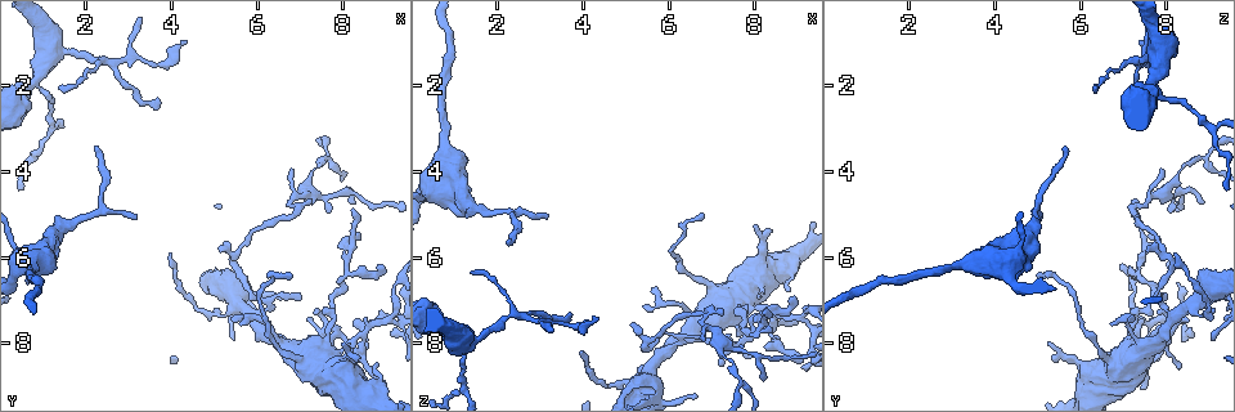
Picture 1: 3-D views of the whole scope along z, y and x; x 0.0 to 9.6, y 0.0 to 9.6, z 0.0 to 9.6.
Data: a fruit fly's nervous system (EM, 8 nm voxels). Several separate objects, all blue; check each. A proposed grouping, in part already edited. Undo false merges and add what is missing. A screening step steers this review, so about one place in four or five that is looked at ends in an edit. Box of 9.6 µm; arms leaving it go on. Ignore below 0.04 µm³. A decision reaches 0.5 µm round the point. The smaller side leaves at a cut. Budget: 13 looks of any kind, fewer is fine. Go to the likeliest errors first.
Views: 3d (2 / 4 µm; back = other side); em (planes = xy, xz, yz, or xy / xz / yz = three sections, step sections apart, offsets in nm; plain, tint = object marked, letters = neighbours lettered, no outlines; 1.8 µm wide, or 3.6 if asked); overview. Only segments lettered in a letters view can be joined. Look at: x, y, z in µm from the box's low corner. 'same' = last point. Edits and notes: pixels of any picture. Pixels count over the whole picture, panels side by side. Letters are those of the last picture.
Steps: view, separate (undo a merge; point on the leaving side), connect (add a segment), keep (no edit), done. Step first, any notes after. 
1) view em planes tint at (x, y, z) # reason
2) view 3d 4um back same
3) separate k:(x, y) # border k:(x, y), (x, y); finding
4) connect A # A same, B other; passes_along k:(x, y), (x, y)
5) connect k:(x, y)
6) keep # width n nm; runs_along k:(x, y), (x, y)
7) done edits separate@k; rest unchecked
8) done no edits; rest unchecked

view 3d 2um at (0.90, 0.90, 8.25) # free end

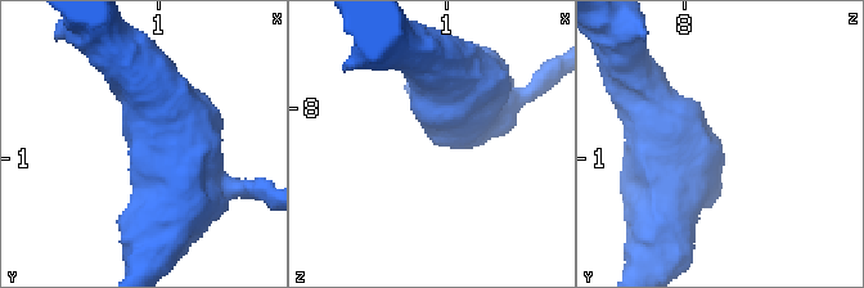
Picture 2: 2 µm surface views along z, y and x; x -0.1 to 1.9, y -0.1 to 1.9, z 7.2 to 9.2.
view em xy step 8 letters at (0.94, 0.88, 8.24) # now the EM

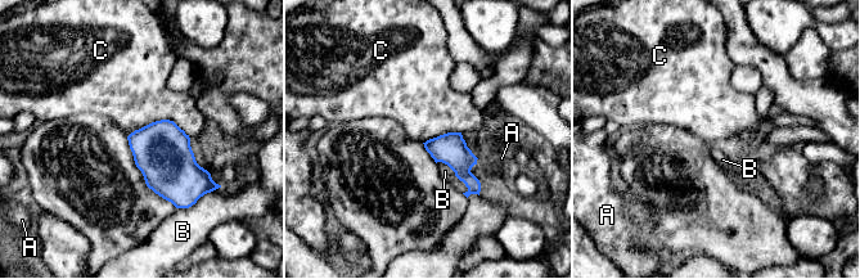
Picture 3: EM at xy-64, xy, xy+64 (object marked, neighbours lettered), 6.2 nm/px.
view em planes letters same

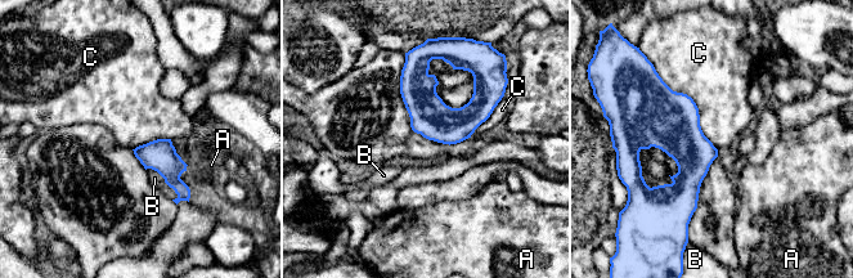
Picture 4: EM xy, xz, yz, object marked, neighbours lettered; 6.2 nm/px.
keep # A other, B other, C other; border 4:(658, 72), (692, 99), (718, 149); no lettered segment goes on from it

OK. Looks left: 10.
view em planes letters at (4.35, 0.95, 7.40) # tapers out

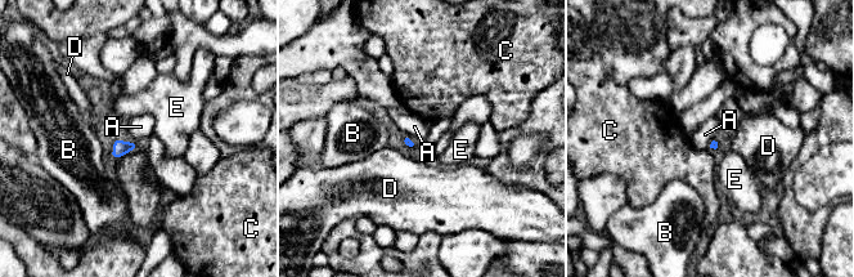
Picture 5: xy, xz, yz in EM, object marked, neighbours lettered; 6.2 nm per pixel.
keep # longest_contact C 100 nm; A other, B other, C other, D other, E other; border 5:(129, 142), (135, 144); none of them fits

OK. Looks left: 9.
view em yz step 8 letters at (0.80, 6.30, 4.80) # free end

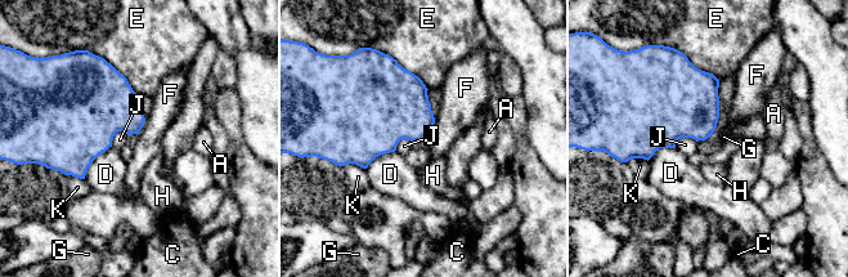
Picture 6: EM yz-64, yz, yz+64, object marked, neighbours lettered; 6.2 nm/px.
keep # longest_contact E 360 nm; A other, C other, D other, E other, F other, G other, H other, J other, K other; border 6:(435, 117), (429, 137); none of them fits

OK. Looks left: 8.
view em planes letters at (5.10, 5.85, 7.60) # free end

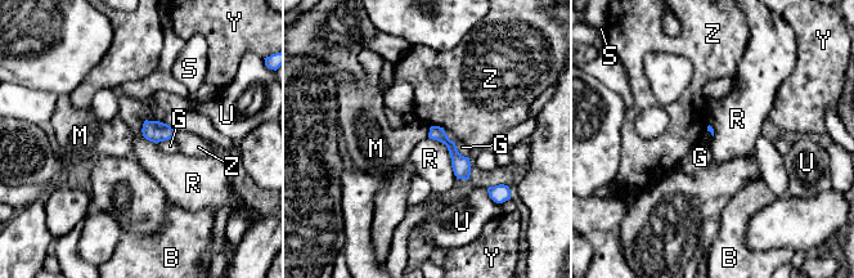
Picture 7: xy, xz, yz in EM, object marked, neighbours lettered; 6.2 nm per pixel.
keep # longest_contact R 320 nm; B other, G other, M other, R other, S other, U other, Y other, Z other; no lettered segment goes on from it

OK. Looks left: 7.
view 3d 2um at (3.20, 5.05, 5.00) # thin end

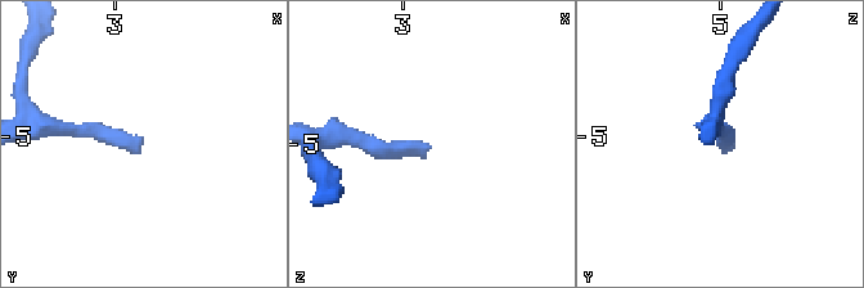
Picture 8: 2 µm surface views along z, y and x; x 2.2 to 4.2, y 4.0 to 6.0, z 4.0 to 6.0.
view em xy step 4 tint at (3.18, 5.08, 5.02)

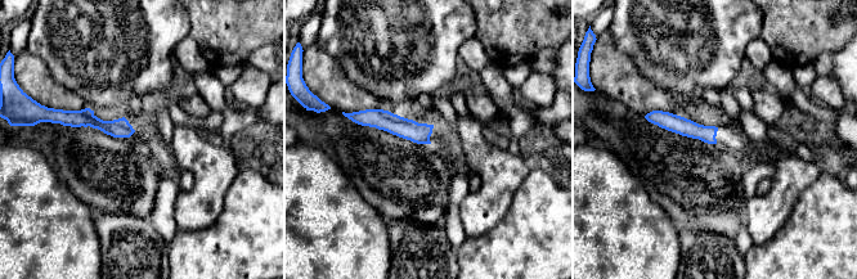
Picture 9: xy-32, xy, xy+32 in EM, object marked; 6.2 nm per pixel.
view em yz step 8 letters same # cut it another way

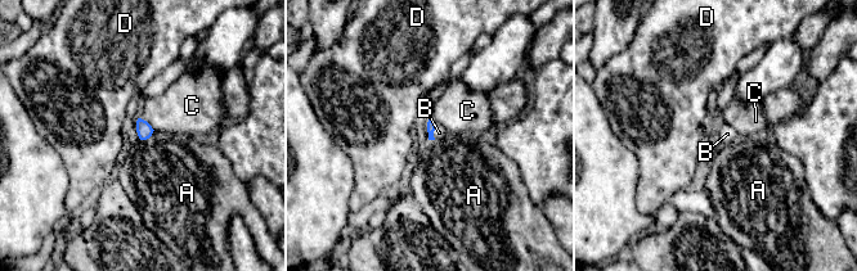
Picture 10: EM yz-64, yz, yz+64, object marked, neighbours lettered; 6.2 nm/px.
connect B # A other, B same, C other, D other; passes_along 10:(431, 125), (434, 130), (439, 132); it goes on there

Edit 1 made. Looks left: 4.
done edits connect@10; rest unchecked

